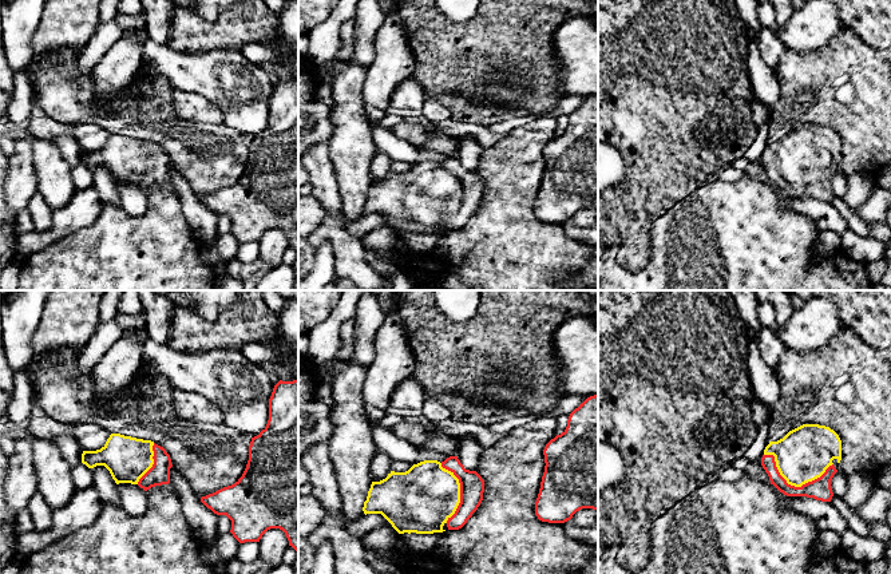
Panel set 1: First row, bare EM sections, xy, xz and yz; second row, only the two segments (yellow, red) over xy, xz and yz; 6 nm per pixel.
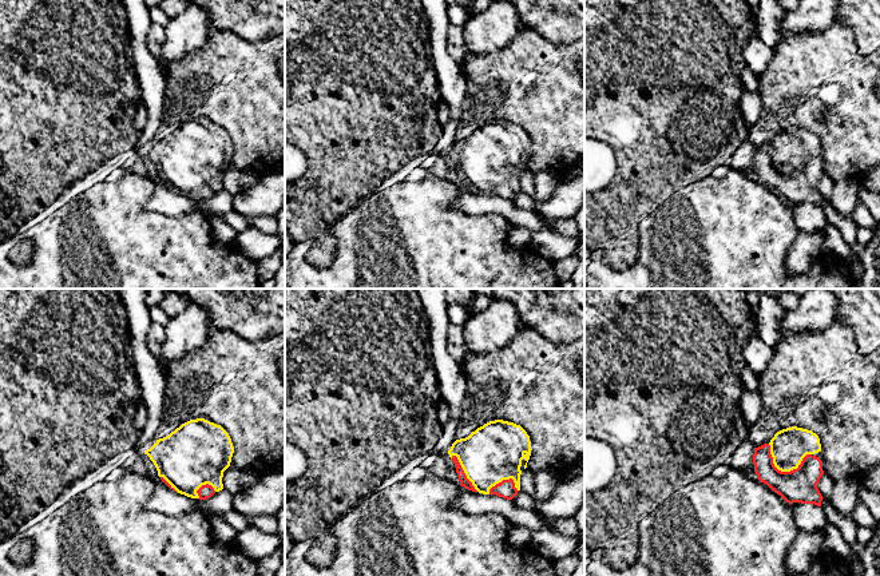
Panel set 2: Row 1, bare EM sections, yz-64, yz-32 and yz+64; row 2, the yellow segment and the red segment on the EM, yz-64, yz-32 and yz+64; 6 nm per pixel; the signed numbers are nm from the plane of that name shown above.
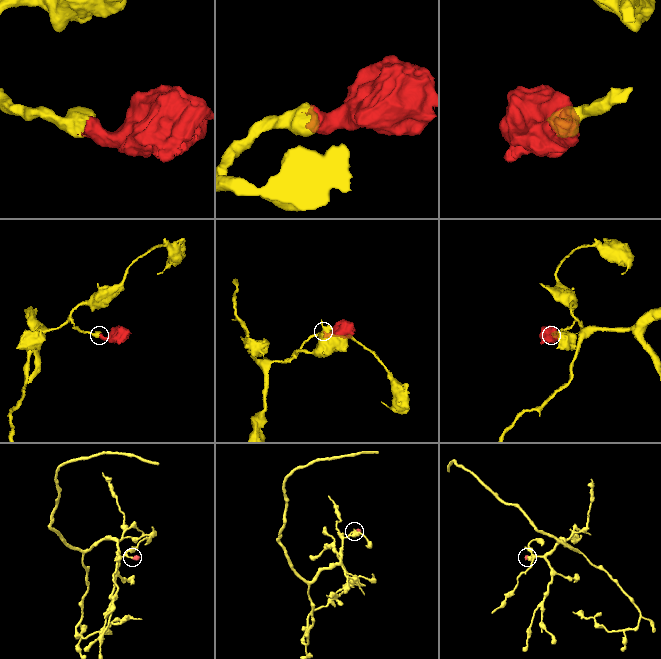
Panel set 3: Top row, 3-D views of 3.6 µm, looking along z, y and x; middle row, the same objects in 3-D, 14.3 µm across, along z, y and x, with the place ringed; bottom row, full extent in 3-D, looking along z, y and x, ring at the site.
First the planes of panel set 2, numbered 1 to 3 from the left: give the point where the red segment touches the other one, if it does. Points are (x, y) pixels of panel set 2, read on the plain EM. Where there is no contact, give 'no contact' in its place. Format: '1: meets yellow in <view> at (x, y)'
1: meets yellow in yz-64 at (205, 185)
2: meets yellow in yz-32 at (464, 173)
3: meets yellow in yz+64 at (784, 171)

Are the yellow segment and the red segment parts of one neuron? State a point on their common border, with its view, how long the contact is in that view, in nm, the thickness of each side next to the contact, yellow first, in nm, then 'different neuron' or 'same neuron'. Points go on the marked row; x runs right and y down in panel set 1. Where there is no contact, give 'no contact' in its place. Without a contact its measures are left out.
yz (792, 485) | 420 nm | 320/130 nm | same neuron

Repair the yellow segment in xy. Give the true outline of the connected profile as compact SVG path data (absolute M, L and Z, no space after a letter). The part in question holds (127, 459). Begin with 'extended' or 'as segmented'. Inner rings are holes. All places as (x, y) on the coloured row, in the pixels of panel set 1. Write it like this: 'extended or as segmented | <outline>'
extended | M111 434L100 450L83 451L82 463L88 468L104 466L116 484L138 484L144 491L169 484L173 467L163 447L120 434Z

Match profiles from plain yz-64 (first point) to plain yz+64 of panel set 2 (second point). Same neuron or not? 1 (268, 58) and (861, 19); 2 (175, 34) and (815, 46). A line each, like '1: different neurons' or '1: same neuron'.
1: different neurons
2: different neurons

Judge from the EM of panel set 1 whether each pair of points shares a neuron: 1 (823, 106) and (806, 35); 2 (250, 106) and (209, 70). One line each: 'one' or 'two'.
1: two
2: one

